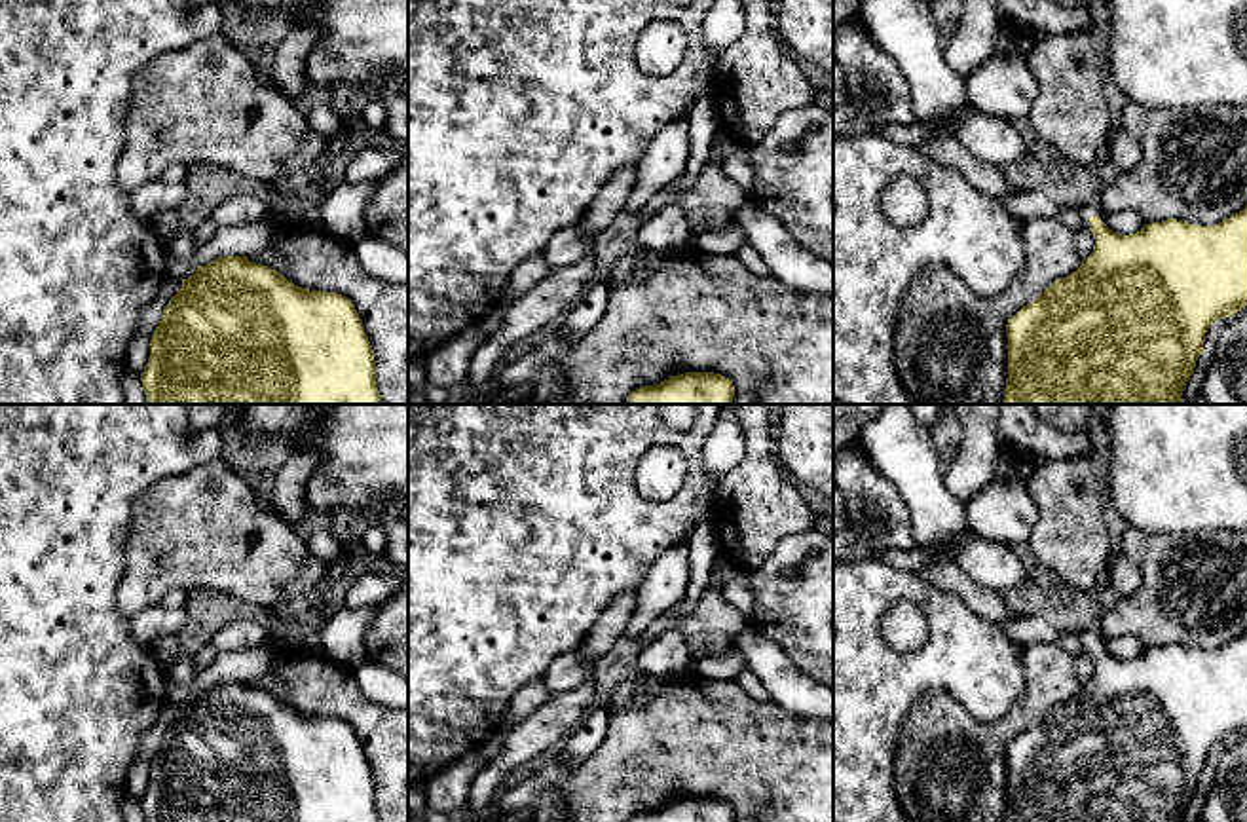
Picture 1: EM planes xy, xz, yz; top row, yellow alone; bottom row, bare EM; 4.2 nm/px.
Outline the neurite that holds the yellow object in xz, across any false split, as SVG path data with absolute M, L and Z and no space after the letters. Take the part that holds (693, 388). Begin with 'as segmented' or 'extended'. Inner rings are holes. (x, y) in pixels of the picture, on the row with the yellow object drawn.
as segmented; M685 372L632 391L624 404L731 404L735 385L714 372Z

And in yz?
extended; M1080 205L1074 211L1082 216L1084 226L1095 235L1093 252L1082 260L1074 273L1053 281L1036 300L1023 306L1008 321L1008 378L1002 404L1184 404L1182 391L1203 351L1207 328L1215 319L1226 319L1247 306L1247 207L1215 226L1167 218L1145 224L1129 235L1114 234L1107 228L1101 205Z

